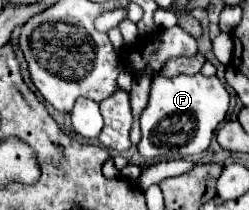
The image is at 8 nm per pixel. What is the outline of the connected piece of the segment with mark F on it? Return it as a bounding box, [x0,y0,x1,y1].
[137,76,229,160]

